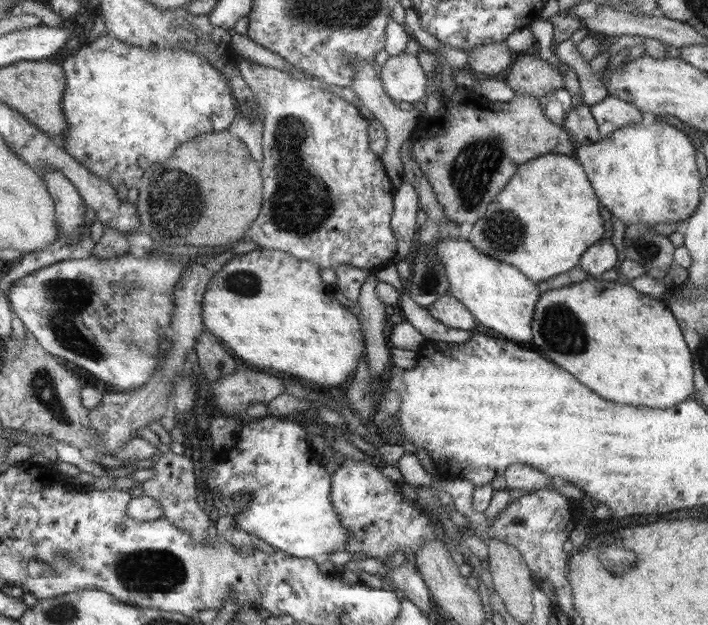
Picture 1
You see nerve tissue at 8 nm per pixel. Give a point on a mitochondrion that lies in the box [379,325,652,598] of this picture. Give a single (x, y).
(612, 555)

